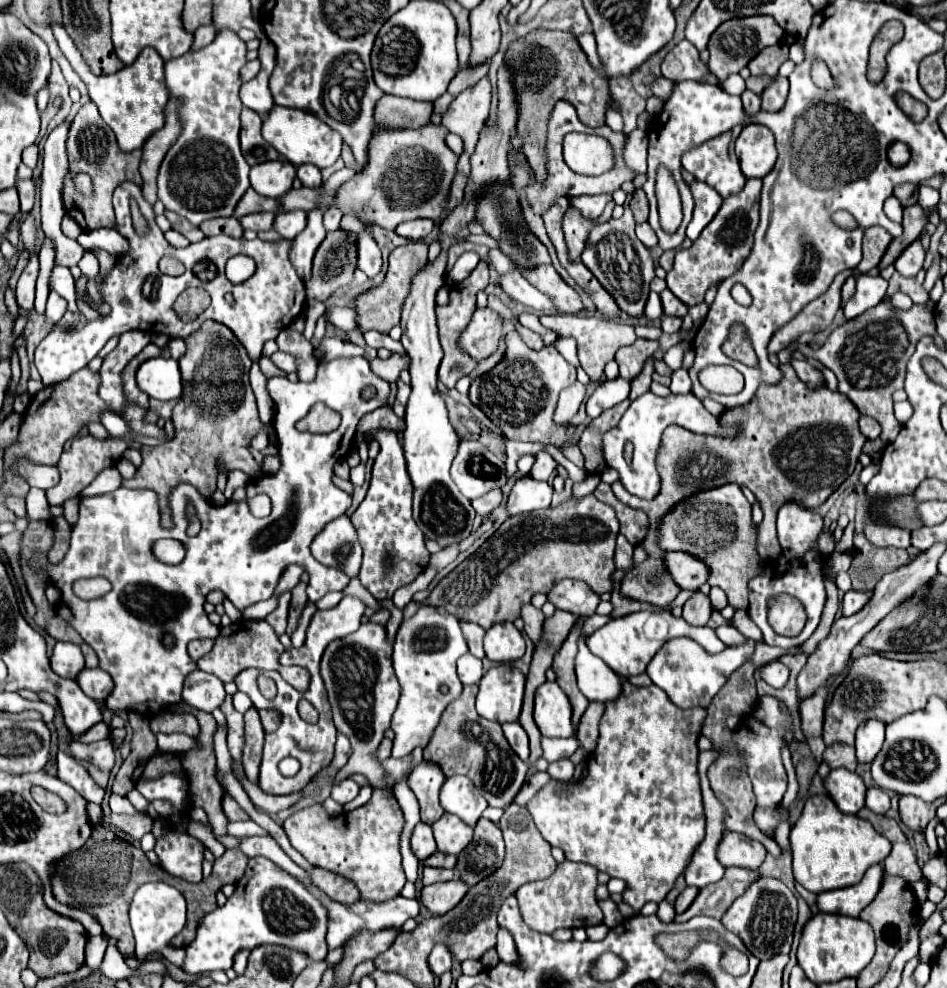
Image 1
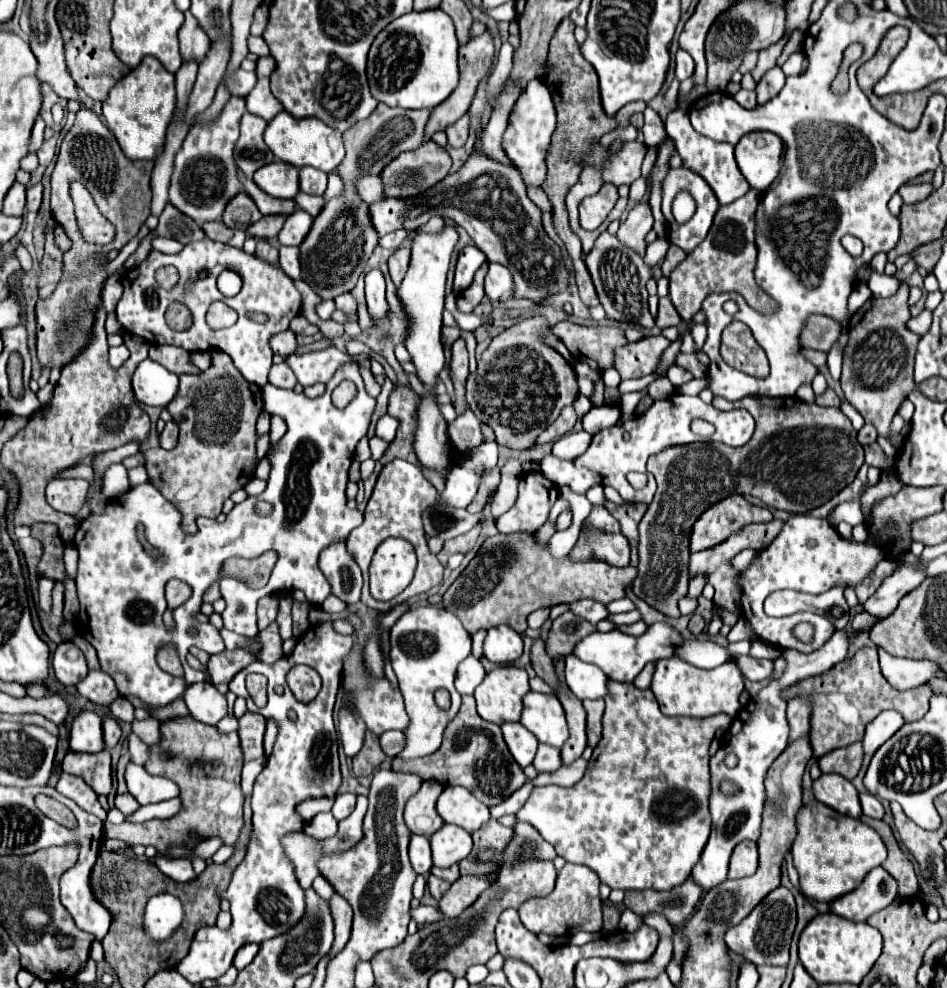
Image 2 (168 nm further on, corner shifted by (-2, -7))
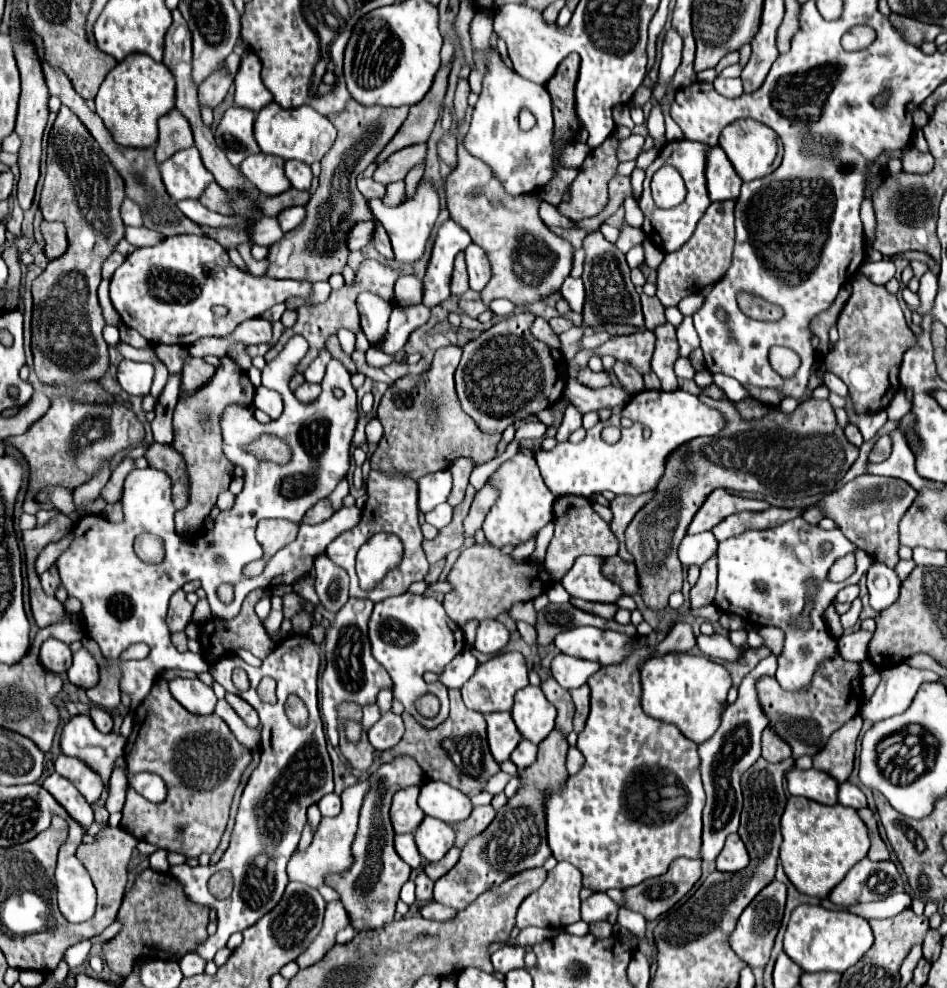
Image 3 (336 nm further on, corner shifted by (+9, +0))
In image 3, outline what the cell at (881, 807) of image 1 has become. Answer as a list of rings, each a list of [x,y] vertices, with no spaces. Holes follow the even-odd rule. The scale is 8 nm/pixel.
[[[843,782],[843,784],[839,784],[839,804],[849,806],[853,810],[861,810],[867,806],[867,798],[855,784]]]

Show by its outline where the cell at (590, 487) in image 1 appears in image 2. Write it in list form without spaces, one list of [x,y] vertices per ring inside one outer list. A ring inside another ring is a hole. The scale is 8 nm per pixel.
[[[546,521],[546,523],[534,534],[538,544],[546,544],[552,535],[557,532],[556,523]]]

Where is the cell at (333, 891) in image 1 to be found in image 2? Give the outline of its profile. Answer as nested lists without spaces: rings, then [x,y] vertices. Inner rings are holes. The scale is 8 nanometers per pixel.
[[[338,893],[330,899],[330,909],[334,917],[334,945],[328,955],[338,955],[344,945],[350,939],[350,927],[352,927],[352,907],[348,905],[346,899],[342,899]]]

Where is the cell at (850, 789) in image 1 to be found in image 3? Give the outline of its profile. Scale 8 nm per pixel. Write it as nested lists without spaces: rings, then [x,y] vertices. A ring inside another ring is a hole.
[[[791,768],[787,772],[787,790],[793,796],[805,796],[809,800],[821,802],[821,804],[837,804],[837,790],[839,782],[833,780],[827,772],[809,768],[809,770],[799,770]]]

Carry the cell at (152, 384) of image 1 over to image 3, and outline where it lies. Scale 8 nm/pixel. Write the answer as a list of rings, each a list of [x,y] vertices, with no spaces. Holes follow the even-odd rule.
[[[121,360],[117,380],[121,388],[131,396],[147,396],[153,384],[153,366],[147,362]]]

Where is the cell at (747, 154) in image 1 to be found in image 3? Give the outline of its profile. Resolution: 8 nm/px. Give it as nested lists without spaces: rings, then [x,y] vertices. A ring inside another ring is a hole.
[[[737,120],[729,124],[721,136],[719,136],[719,146],[725,150],[727,158],[731,160],[733,168],[741,176],[743,182],[751,182],[755,178],[763,178],[771,174],[773,170],[773,160],[777,156],[777,134],[769,126],[755,122],[755,120]]]

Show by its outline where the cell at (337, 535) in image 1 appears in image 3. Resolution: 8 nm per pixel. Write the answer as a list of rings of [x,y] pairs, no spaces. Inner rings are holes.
[[[319,554],[315,558],[315,590],[321,604],[329,612],[339,612],[347,602],[349,590],[349,576],[347,572],[337,566],[327,554]]]

